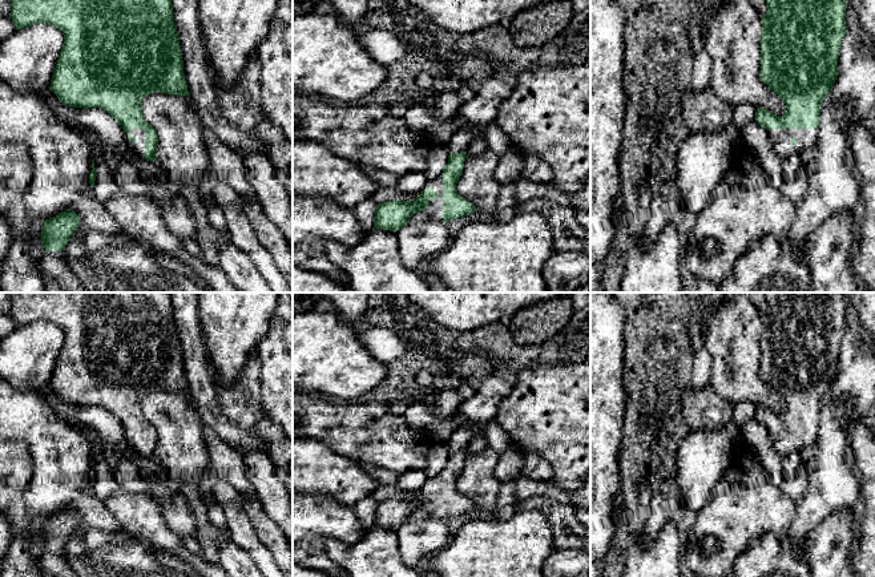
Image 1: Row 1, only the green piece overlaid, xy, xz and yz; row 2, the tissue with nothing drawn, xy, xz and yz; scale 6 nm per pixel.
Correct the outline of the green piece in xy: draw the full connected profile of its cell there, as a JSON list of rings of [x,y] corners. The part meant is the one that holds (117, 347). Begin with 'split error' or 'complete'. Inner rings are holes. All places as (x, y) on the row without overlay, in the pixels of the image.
split error | [[[9,292],[9,296],[17,327],[45,320],[64,332],[51,378],[57,396],[73,405],[106,408],[122,424],[136,452],[156,460],[158,432],[144,416],[144,396],[153,390],[189,394],[170,292]]]

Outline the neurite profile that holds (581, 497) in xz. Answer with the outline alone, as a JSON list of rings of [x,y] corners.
[[[590,469],[584,484],[572,492],[573,507],[582,508],[590,512]]]

